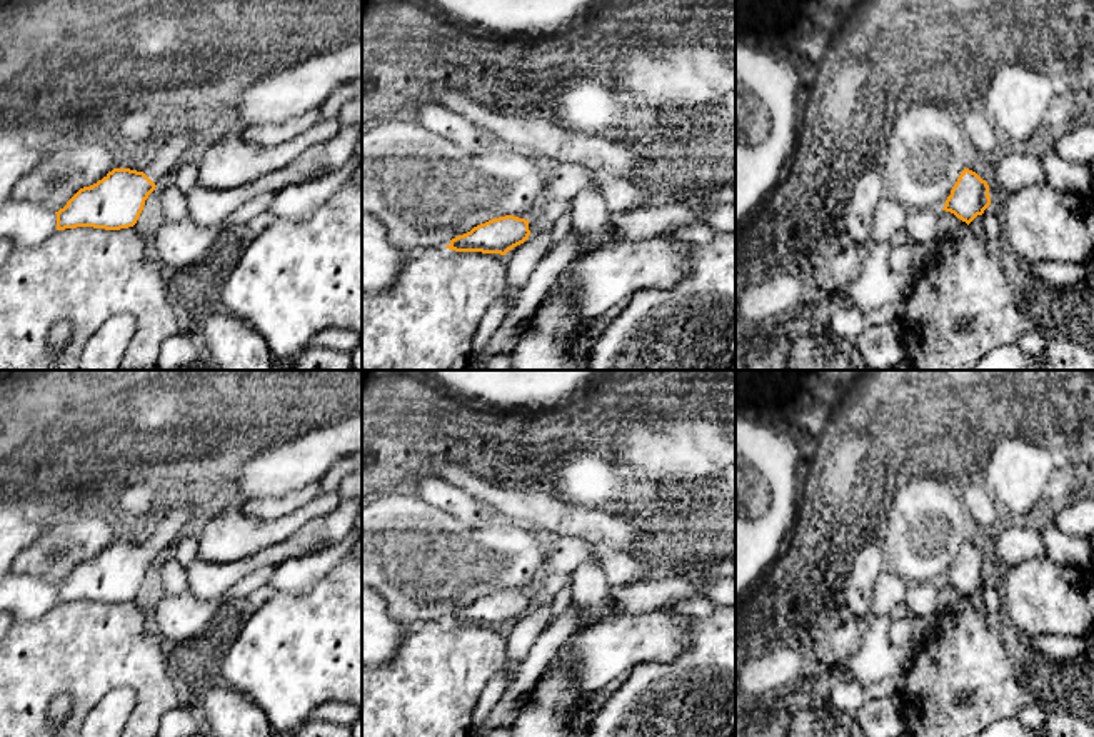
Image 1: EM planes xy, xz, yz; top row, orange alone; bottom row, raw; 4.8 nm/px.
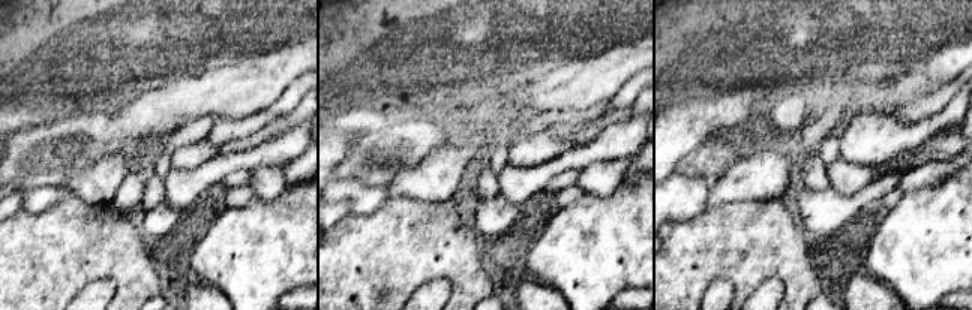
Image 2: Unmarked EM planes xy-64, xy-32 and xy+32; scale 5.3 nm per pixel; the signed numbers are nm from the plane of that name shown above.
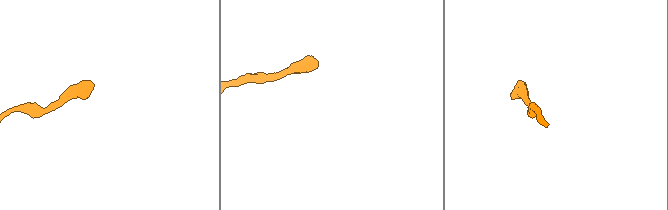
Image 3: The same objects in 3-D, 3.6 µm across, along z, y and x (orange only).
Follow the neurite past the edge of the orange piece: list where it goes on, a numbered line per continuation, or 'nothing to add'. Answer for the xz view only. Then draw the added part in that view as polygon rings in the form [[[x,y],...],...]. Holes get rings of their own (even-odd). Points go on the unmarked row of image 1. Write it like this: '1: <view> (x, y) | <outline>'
nothing to add

